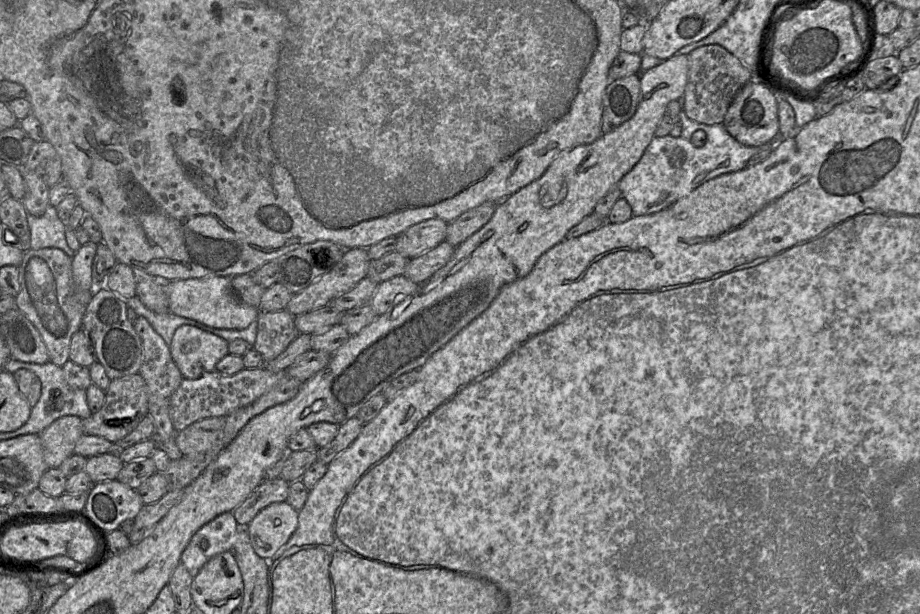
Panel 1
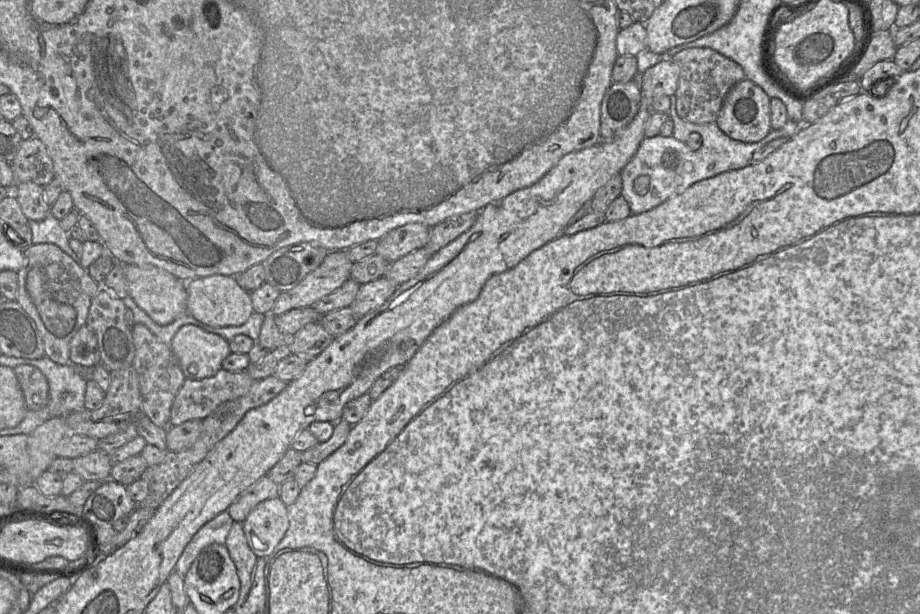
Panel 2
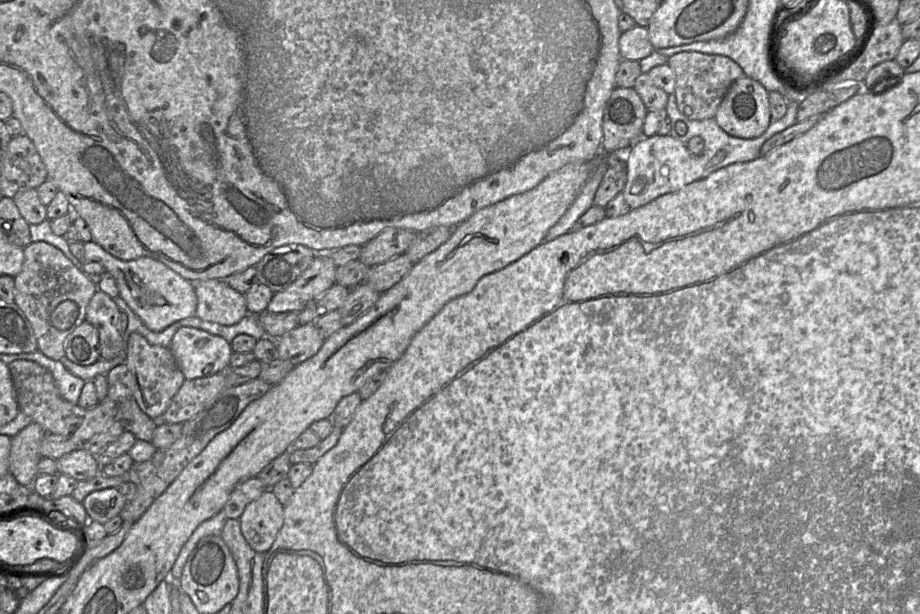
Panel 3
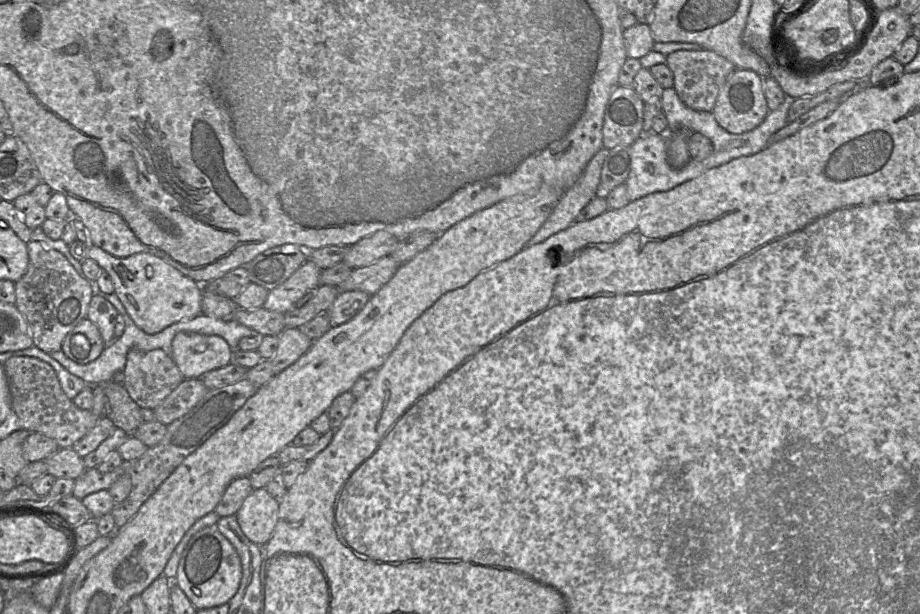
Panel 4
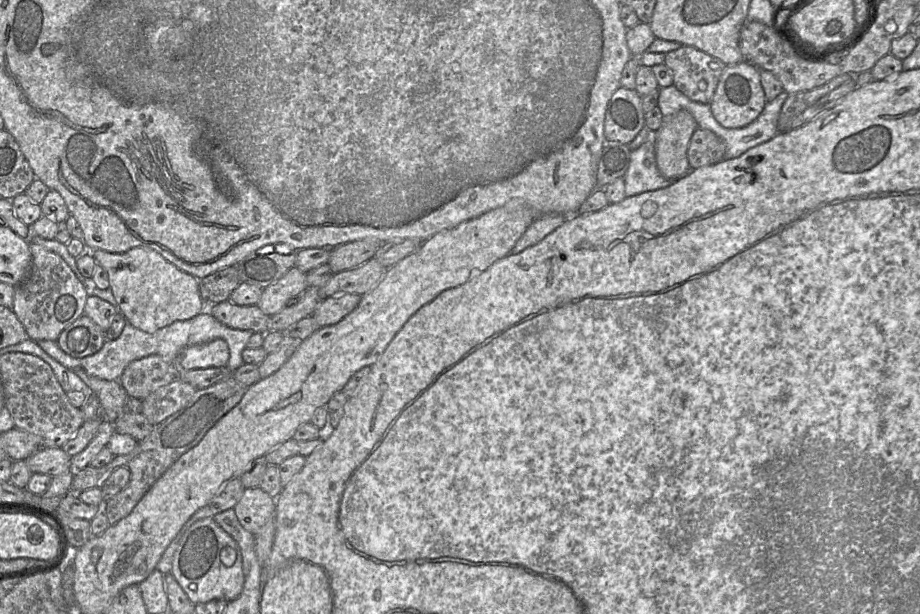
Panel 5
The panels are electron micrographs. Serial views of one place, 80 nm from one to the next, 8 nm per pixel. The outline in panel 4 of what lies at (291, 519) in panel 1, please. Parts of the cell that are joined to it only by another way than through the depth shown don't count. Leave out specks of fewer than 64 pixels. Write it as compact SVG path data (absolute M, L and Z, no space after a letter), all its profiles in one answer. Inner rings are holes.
M265 488L253 489L236 513L242 532L253 543L264 546L277 524L279 503Z

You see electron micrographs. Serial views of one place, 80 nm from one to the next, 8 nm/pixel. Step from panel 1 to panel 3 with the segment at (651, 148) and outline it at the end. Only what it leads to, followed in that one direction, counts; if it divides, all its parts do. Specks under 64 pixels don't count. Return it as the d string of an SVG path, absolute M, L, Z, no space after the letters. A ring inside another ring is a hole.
M675 94L669 95L665 108L665 118L669 118L671 122L669 135L640 137L625 153L627 181L622 194L626 203L631 210L638 209L663 195L677 192L695 181L704 179L719 169L758 158L762 145L768 139L797 122L798 105L798 97L797 100L788 100L786 114L781 119L771 122L759 137L743 139L728 135L714 118L705 120L686 118L678 110ZM679 121L687 126L684 135L679 135L675 130L676 123ZM695 136L704 140L704 150L700 155L690 153L686 146L686 143Z

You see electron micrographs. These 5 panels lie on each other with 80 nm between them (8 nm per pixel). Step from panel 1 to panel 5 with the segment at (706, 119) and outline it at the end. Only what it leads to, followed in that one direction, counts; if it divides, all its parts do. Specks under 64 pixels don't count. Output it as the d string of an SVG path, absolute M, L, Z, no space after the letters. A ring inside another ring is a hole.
M682 46L665 54L673 85L694 102L710 104L720 77L727 67L719 59L692 46Z

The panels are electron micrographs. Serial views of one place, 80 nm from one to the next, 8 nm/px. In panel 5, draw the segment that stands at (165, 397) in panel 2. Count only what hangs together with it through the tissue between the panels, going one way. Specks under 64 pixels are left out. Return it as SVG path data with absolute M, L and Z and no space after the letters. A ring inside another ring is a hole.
M159 355L132 361L124 370L120 383L129 397L143 400L157 389L178 379L179 368Z

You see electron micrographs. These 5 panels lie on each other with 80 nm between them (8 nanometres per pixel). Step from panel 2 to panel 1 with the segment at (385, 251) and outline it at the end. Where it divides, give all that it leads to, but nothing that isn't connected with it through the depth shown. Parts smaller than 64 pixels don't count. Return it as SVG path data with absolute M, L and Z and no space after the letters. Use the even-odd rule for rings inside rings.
M429 219L408 228L397 236L396 252L412 259L446 241L448 223Z

